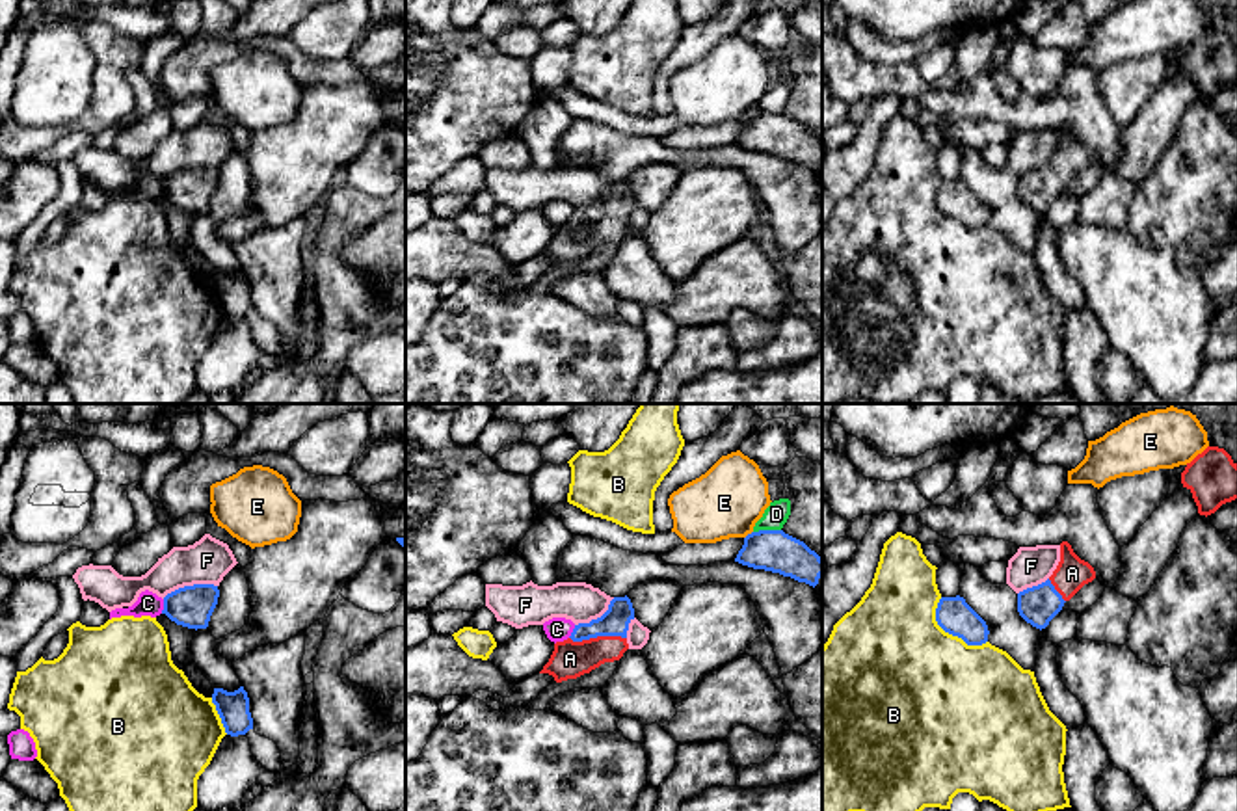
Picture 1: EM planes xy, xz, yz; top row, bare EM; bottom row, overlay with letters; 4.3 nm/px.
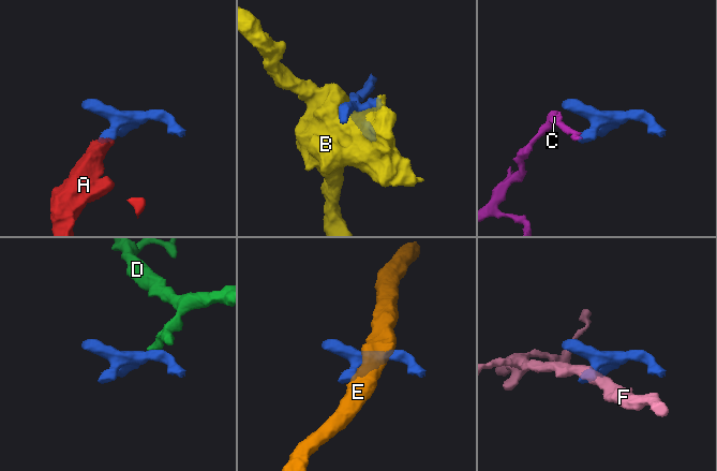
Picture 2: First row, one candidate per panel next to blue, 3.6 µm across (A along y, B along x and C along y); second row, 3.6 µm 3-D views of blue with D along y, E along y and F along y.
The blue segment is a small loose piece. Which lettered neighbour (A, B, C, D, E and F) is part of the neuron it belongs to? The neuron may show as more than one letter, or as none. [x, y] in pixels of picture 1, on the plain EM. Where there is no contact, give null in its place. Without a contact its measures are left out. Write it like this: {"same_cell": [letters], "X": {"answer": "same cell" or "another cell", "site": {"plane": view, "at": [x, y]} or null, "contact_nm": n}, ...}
{"same_cell": ["A"], "A": {"answer": "same cell", "site": {"plane": "xz", "at": [598, 218]}, "contact_nm": 240}, "B": {"answer": "another cell", "site": {"plane": "yz", "at": [951, 216]}, "contact_nm": 280}, "C": {"answer": "another cell", "site": {"plane": "xy", "at": [164, 190]}, "contact_nm": 70}, "D": {"answer": "another cell", "site": {"plane": "xz", "at": [767, 114]}, "contact_nm": 120}, "E": {"answer": "another cell", "site": {"plane": "xz", "at": [748, 118]}, "contact_nm": 50}, "F": {"answer": "another cell", "site": {"plane": "xy", "at": [188, 170]}, "contact_nm": 240}}

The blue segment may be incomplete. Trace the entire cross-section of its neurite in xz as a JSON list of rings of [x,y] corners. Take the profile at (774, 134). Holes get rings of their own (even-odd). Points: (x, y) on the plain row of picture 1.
[[[759,113],[748,117],[735,145],[753,153],[779,156],[813,171],[822,160],[822,141],[804,125],[783,113]]]

